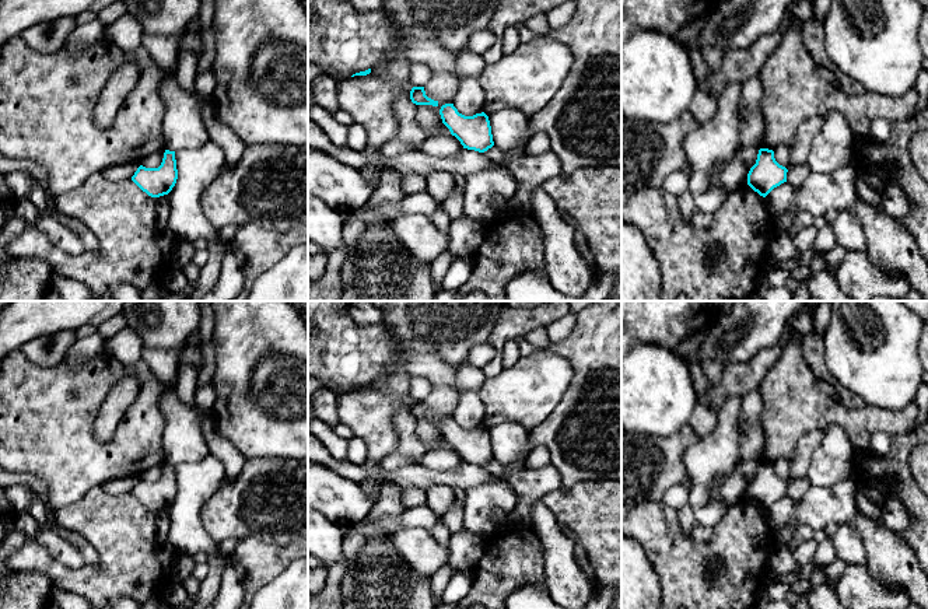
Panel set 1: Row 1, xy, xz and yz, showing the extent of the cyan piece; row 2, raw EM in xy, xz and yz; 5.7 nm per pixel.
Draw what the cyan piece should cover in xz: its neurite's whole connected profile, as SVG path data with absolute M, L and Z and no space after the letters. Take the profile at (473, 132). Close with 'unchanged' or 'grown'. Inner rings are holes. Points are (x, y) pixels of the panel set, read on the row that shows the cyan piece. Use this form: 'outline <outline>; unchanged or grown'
outline M445 104L440 109L442 123L449 129L463 148L484 153L494 146L488 116L481 112L465 116L454 104Z; unchanged

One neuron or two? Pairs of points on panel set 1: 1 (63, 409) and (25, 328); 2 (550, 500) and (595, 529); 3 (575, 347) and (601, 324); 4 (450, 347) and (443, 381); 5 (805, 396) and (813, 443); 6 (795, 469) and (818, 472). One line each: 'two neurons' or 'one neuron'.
1: two neurons
2: one neuron
3: one neuron
4: two neurons
5: two neurons
6: two neurons

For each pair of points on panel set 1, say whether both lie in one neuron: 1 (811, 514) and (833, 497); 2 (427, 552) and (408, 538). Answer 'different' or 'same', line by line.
1: same
2: same

